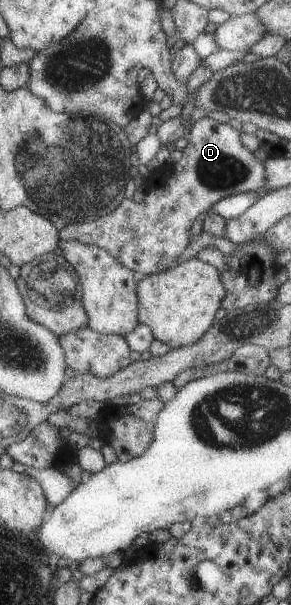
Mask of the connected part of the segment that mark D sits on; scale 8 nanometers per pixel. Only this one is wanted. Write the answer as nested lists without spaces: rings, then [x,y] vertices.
[[[207,116],[191,124],[190,128],[190,134],[186,135],[187,144],[179,161],[167,162],[161,166],[152,165],[152,173],[145,179],[146,197],[143,201],[135,203],[125,197],[108,215],[93,218],[92,221],[66,223],[59,230],[61,241],[80,241],[96,245],[100,249],[108,249],[108,253],[112,253],[112,257],[116,257],[120,265],[132,269],[138,276],[162,273],[180,257],[192,240],[192,224],[198,219],[199,214],[230,195],[254,191],[260,198],[263,195],[262,189],[270,192],[264,183],[264,164],[254,156],[254,152],[244,147],[240,141],[241,131],[230,124],[220,124]]]

